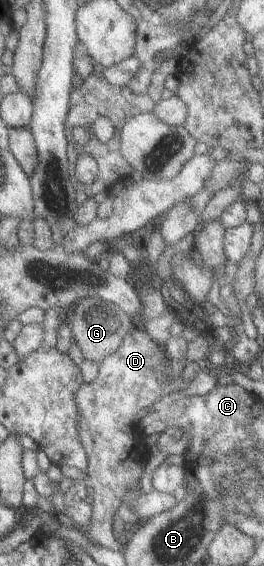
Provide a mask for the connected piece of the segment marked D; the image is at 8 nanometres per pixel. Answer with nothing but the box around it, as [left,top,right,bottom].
[73,324,219,549]

